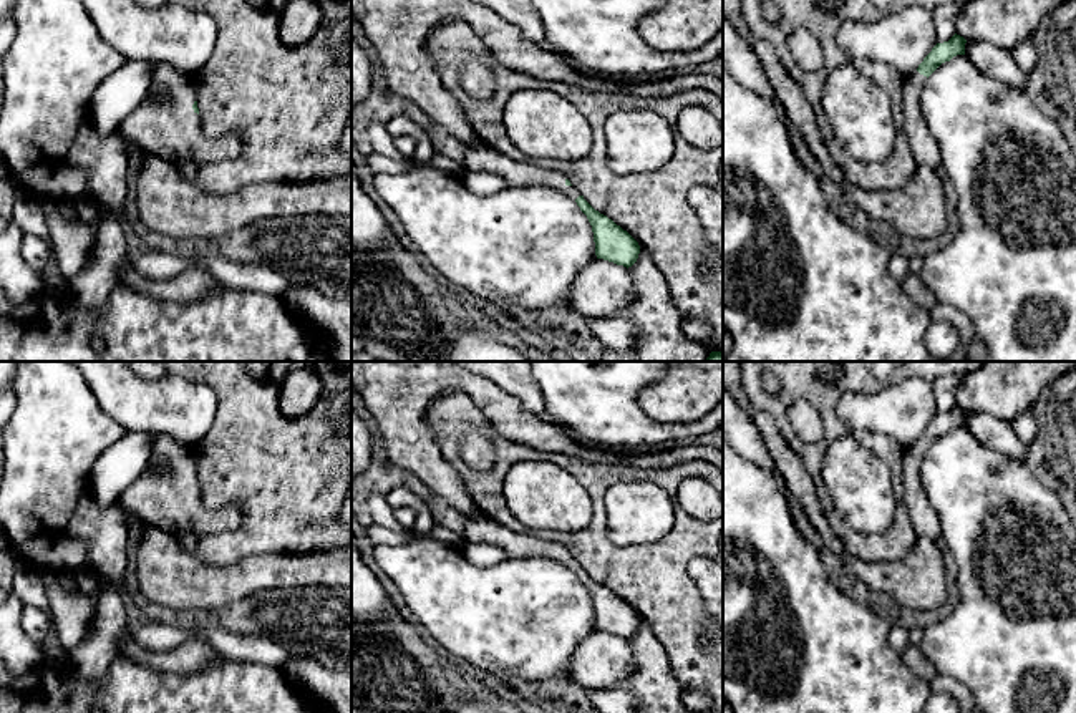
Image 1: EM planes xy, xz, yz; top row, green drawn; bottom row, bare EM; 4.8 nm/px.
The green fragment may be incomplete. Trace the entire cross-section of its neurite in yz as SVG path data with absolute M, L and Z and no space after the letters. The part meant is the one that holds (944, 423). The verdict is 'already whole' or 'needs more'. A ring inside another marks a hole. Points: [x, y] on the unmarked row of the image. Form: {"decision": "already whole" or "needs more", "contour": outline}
{"decision": "needs more", "contour": "M955 405L948 413L937 415L918 439L904 448L904 502L917 539L937 541L942 534L938 516L923 496L920 481L923 454L942 434L957 426L965 426L965 415L967 411Z"}

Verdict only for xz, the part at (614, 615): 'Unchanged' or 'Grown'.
Grown

